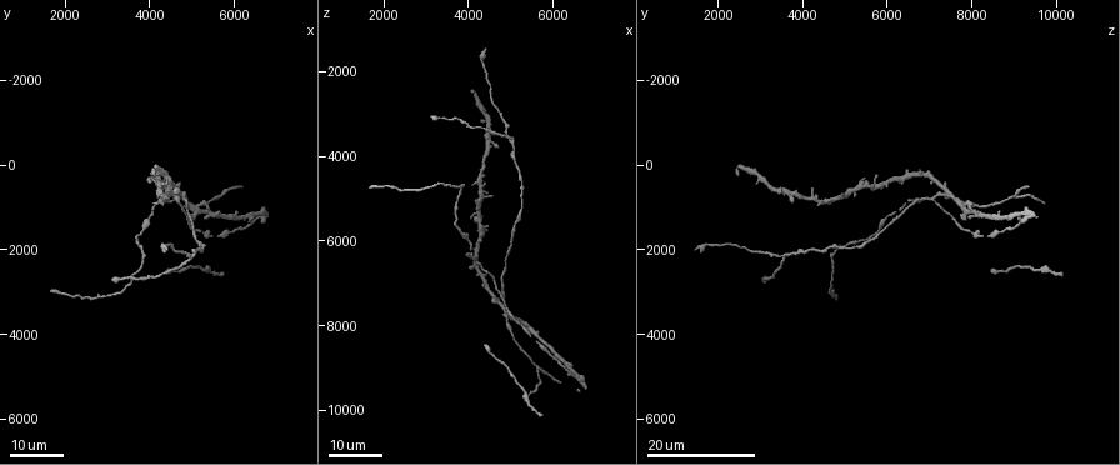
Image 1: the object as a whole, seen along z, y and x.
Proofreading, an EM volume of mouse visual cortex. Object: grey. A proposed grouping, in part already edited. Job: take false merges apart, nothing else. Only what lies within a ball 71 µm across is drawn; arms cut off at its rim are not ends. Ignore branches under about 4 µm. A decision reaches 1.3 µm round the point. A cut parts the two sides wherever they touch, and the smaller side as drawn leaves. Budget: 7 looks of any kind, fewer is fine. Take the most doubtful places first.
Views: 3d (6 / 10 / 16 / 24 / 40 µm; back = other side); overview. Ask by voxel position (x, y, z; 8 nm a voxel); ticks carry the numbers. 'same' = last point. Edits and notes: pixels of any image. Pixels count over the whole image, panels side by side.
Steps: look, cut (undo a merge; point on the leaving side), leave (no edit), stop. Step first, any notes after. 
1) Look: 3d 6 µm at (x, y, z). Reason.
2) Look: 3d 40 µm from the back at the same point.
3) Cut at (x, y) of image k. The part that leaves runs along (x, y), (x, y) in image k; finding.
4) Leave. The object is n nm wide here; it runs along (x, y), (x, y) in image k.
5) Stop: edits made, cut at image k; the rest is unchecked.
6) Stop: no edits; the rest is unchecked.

Look: 3d 24 µm at (4750, 850, 7050). Looks like a crossing.

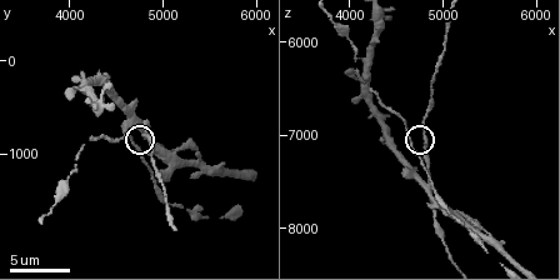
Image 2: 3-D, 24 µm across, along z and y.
Look: 3d 6 µm at the same point. Closer look.

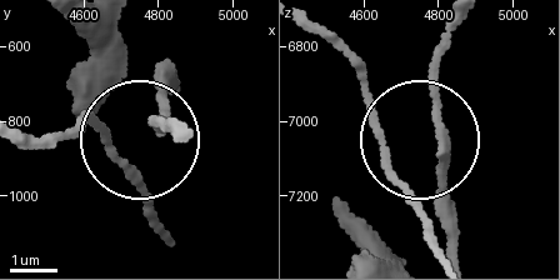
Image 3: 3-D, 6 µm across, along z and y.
Leave. 4 arms meet here; one cell here.

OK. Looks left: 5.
Look: 3d 24 µm at (5000, 950, 7750). A fork.

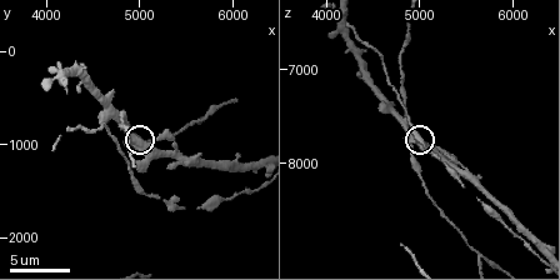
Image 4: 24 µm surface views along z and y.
Look: 3d 6 µm at the same point.

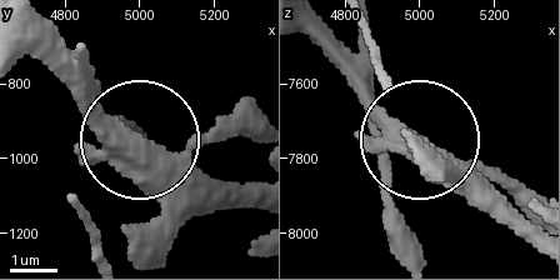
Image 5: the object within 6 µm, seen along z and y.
Look: 3d 6 µm from the back at the same point. Other side.

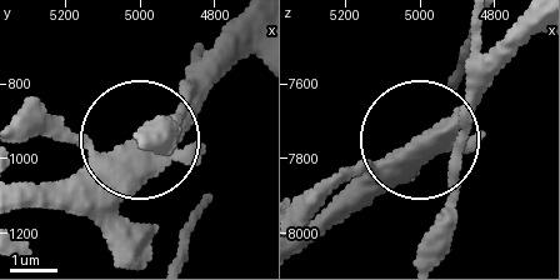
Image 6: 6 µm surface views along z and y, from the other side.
Leave. The side arm is 21 µm long; it runs along (475, 21), (471, 93), (424, 136), (451, 165), (451, 244) in image 6; one cell here.

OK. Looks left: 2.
Look: 3d 24 µm at (4900, 2250, 3500). Arms part here.

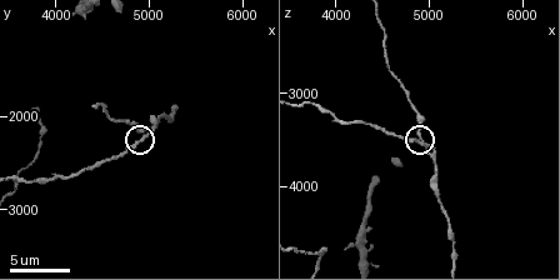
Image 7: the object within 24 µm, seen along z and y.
Look: 3d 10 µm at (4950, 2200, 3550). Zoom in.

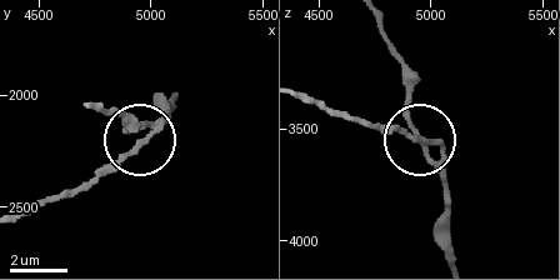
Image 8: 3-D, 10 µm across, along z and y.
Leave. The object is 180 nm wide here; it runs along (454, 256), (438, 164), (416, 140), (371, 128) in image 8; all the same cell.

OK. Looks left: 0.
Stop: no edits; the rest is unchecked.

